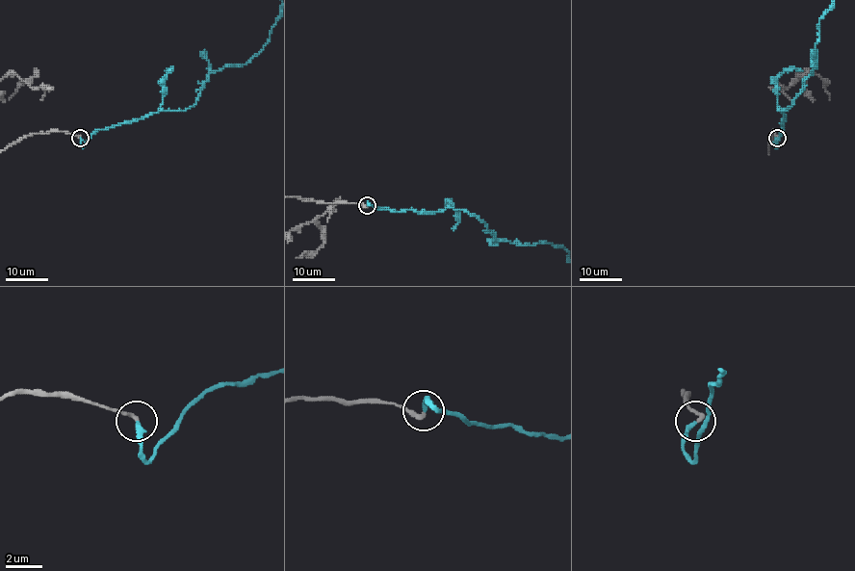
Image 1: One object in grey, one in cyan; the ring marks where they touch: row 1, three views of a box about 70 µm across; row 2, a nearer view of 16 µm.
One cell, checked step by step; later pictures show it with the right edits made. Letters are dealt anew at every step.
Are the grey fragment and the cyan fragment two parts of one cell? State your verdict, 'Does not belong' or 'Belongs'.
Belongs

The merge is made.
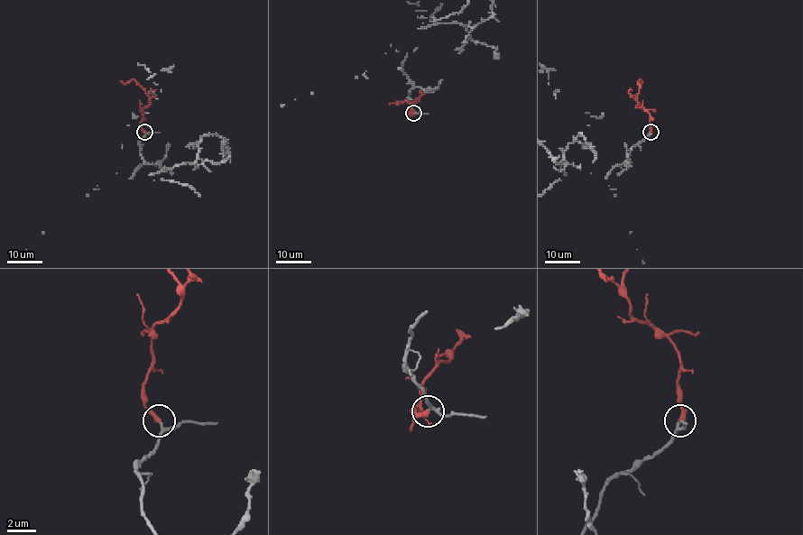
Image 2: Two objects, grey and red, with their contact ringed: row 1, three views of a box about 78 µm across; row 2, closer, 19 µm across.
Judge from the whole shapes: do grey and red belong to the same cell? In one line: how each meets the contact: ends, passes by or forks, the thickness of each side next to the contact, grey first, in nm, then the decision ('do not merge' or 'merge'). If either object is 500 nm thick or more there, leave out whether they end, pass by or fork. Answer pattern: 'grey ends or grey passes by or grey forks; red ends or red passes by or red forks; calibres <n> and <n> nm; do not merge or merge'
grey passes by; red ends; calibres 190 and 360 nm; merge

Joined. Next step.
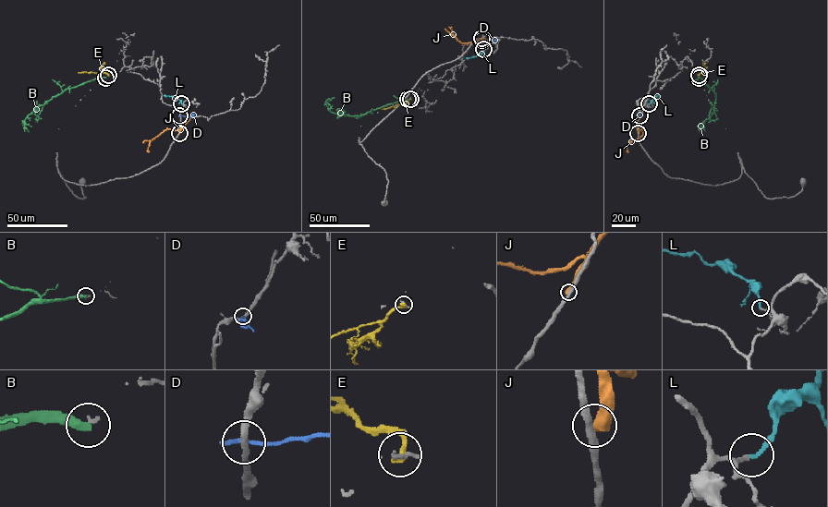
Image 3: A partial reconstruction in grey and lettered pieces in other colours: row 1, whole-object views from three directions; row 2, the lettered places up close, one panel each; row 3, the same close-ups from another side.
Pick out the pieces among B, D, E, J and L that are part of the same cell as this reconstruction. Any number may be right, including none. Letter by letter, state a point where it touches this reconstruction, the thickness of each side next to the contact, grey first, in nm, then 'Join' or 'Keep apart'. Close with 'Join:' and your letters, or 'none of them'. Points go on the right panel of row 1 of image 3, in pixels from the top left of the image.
B: Touches grey at (699, 78). Thickness 130 nm (grey) against 360 nm. Keep apart
D: Touches grey at (639, 115). Thickness 280 nm (grey) against 220 nm. Keep apart
E: Touches grey at (699, 75). Thickness 180 nm (grey) against 300 nm. Keep apart
J: Touches grey at (638, 133). Thickness 320 nm (grey) against 600 nm. Keep apart
L: Touches grey at (649, 103). Thickness 180 nm (grey) against 190 nm. Join
Join: L

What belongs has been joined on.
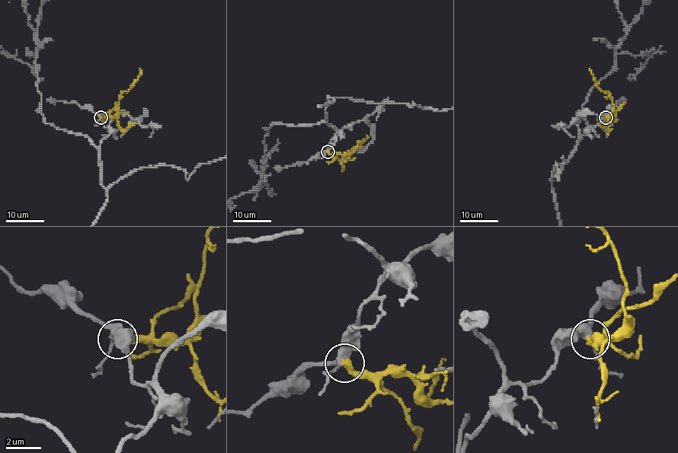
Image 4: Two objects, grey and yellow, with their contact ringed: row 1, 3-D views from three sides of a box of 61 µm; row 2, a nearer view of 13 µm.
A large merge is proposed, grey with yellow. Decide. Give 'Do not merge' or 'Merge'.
Do not merge

